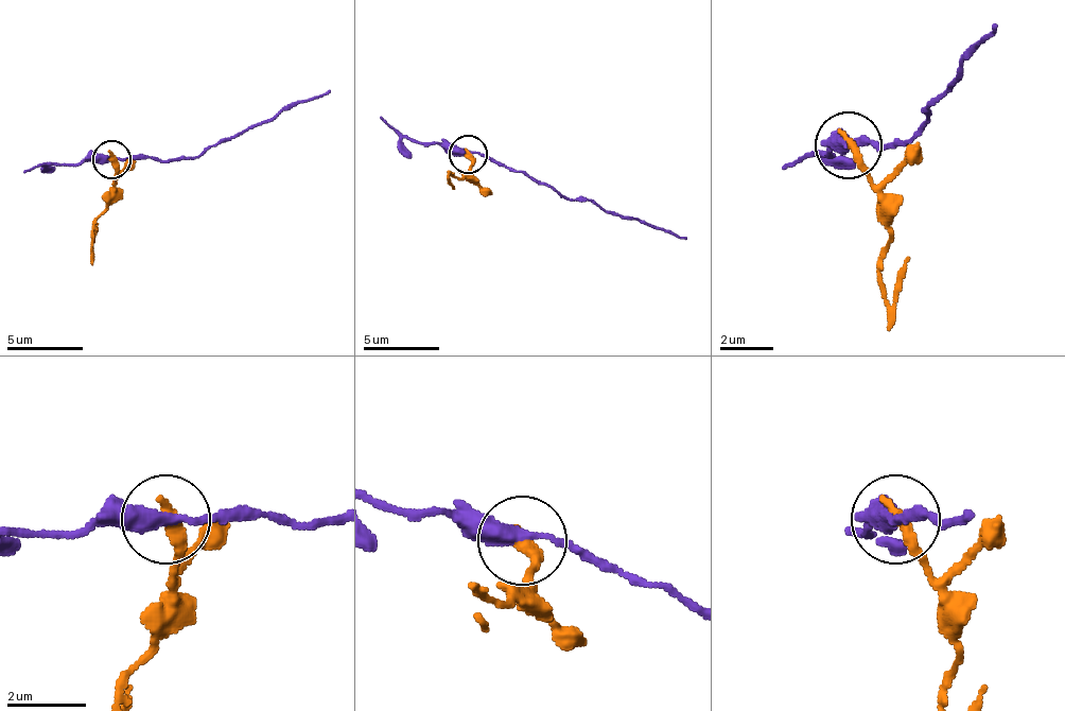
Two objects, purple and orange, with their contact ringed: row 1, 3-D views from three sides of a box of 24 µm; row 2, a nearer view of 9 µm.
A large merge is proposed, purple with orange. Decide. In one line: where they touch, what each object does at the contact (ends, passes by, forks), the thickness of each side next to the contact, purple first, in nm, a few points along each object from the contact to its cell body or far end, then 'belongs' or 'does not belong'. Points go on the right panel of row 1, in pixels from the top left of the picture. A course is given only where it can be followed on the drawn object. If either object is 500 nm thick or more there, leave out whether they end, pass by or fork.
place (848, 144); purple passes by; orange ends; calibres 320 and 360 nm; course purple (847, 143), (906, 143), (926, 123), (926, 109), (999, 23); course orange (847, 143), (893, 236), (879, 262), (893, 329); does not belong

